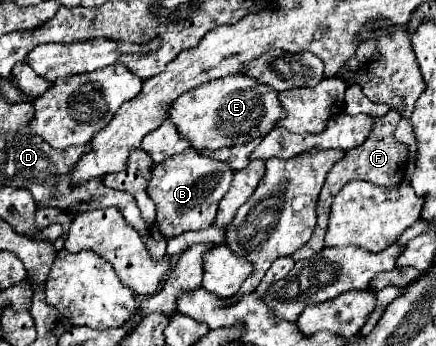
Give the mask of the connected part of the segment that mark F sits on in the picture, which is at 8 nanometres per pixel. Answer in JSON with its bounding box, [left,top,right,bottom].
[292,109,408,261]

